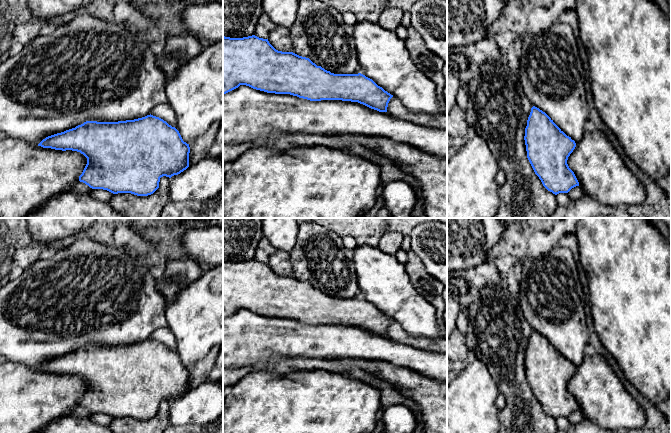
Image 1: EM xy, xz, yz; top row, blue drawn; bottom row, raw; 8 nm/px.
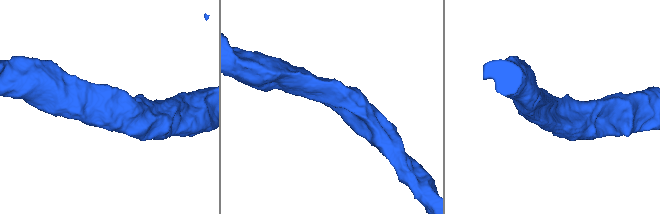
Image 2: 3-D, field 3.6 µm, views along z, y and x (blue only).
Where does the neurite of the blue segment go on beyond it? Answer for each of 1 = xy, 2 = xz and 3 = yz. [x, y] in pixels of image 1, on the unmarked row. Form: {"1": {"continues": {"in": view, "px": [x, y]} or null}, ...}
{"1": {"continues": null}, "2": {"continues": null}, "3": {"continues": null}}

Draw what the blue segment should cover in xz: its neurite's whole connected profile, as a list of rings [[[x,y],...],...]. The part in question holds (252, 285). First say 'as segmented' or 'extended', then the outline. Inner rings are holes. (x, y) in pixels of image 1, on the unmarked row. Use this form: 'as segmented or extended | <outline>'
as segmented | [[[223,260],[223,319],[240,309],[310,325],[358,326],[379,336],[387,336],[393,321],[361,297],[331,297],[309,282],[276,274],[268,263]]]

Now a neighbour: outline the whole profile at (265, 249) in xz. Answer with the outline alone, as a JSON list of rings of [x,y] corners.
[[[263,236],[256,248],[254,259],[259,262],[268,263],[270,256],[275,252],[275,247]]]

